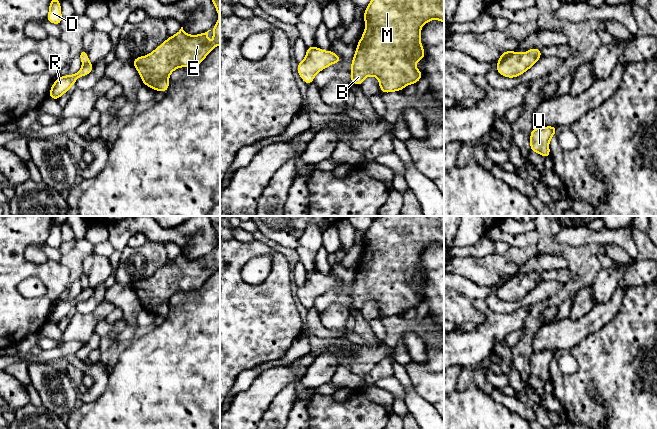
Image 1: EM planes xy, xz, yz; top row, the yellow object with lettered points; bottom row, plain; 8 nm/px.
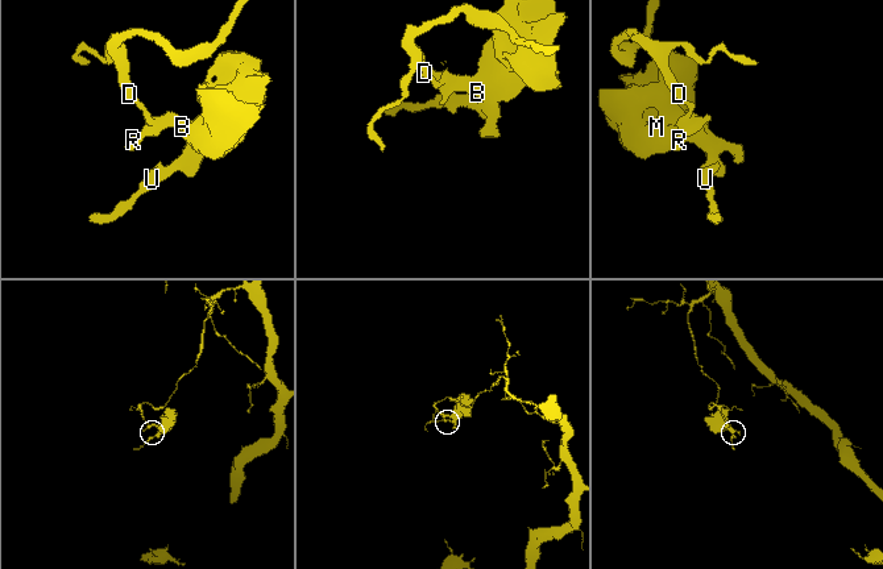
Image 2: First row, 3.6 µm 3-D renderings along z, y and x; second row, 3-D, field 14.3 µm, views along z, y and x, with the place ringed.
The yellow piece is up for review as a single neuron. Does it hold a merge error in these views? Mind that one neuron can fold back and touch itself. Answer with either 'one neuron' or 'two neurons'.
two neurons

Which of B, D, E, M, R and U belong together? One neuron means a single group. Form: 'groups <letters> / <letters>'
groups B E M R U / D

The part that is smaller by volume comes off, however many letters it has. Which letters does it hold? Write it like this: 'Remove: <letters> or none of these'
Remove: B, E, M, R, U

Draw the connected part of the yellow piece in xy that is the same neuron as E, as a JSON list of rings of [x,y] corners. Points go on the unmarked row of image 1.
[[[208,216],[219,239],[213,251],[214,267],[208,266],[208,254],[198,259],[189,259],[183,251],[146,280],[132,285],[143,309],[164,317],[169,313],[170,298],[181,291],[197,290],[216,271],[220,270],[220,216]]]

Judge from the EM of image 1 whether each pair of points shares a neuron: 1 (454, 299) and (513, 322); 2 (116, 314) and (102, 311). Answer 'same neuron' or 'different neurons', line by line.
1: different neurons
2: different neurons

